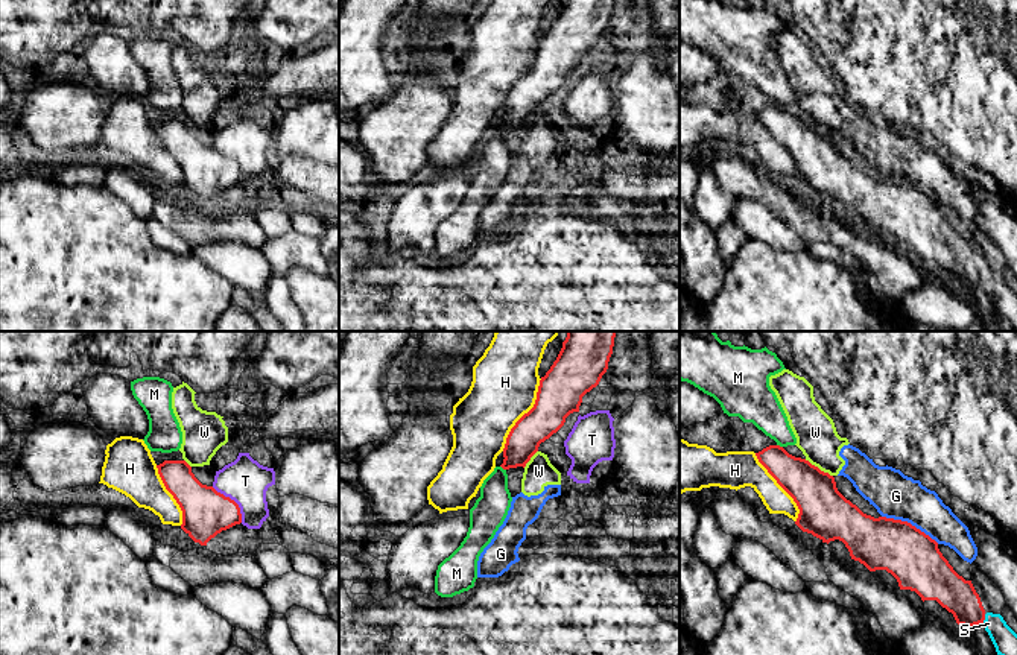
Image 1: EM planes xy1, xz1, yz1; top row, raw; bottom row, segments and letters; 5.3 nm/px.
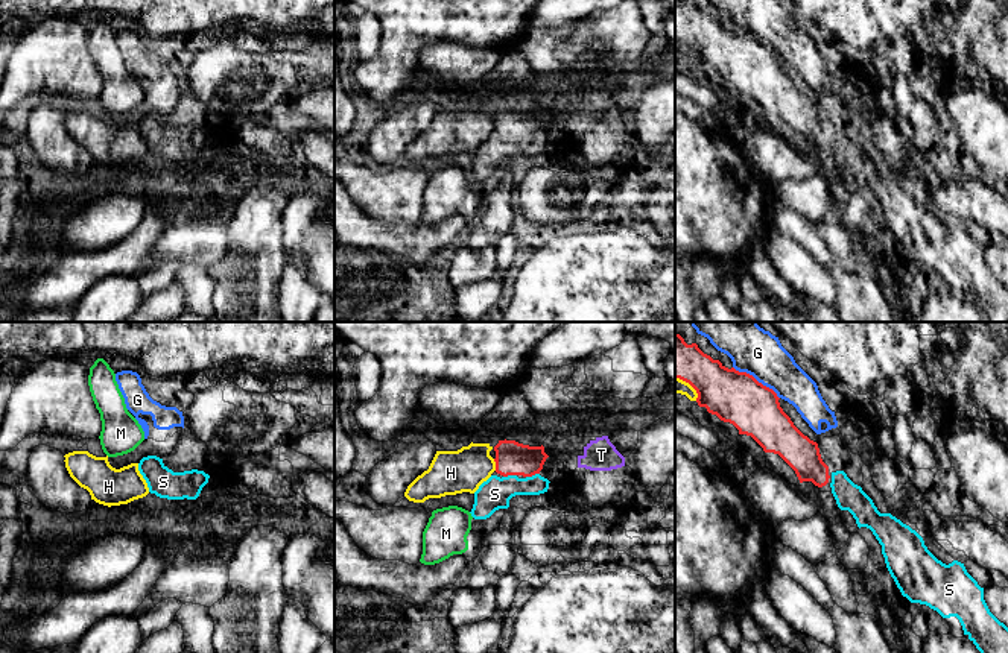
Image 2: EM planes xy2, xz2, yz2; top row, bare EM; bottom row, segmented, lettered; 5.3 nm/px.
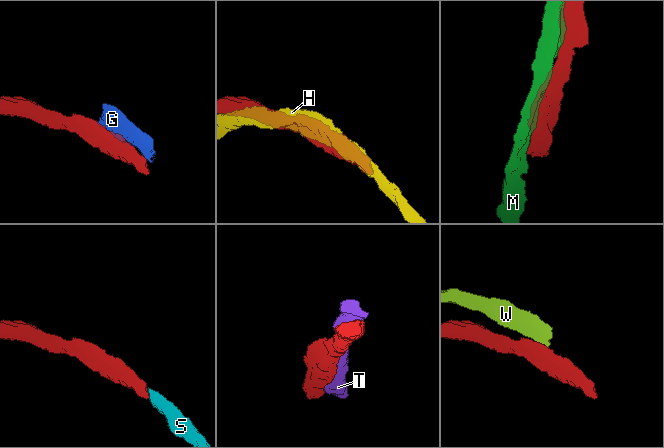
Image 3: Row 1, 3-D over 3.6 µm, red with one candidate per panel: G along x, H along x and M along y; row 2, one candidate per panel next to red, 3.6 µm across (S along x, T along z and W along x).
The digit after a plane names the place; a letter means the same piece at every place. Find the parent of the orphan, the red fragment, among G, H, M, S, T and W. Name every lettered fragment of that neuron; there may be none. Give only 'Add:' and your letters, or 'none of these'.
Add: S

